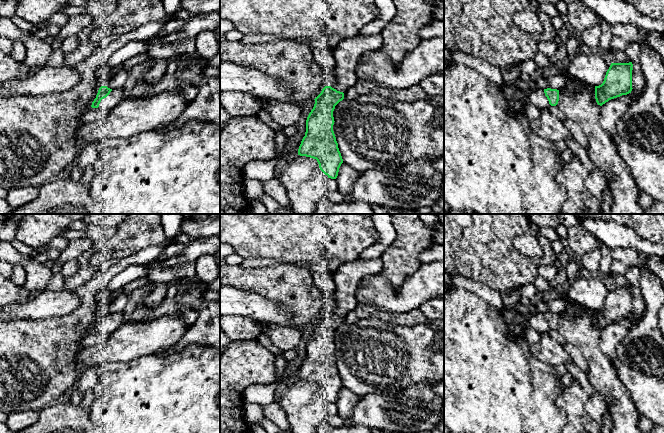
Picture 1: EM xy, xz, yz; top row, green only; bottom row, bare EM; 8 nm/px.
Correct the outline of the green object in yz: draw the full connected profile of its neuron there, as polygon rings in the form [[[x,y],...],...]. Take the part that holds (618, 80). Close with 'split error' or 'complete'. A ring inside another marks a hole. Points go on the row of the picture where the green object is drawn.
[[[632,62],[611,63],[601,85],[595,86],[595,99],[602,106],[611,99],[632,91]]] | complete

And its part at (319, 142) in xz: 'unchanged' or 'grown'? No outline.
grown

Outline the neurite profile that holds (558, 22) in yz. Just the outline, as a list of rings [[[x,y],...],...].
[[[555,16],[551,19],[551,23],[554,27],[554,30],[558,31],[560,30],[564,25],[565,25],[565,22],[564,22],[564,18],[562,18],[561,16]]]

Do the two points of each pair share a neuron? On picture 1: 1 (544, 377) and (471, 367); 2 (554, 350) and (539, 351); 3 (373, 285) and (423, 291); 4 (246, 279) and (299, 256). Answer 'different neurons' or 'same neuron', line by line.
1: same neuron
2: same neuron
3: same neuron
4: different neurons

